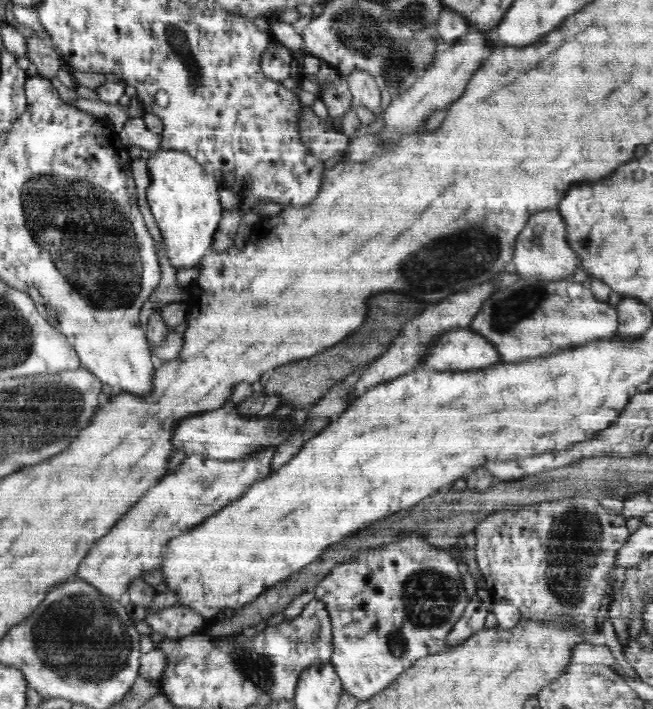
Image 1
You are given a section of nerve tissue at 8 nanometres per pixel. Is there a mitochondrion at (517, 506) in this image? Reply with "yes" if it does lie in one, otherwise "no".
no

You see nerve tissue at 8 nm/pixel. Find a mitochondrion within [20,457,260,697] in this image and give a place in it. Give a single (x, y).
(84, 638)

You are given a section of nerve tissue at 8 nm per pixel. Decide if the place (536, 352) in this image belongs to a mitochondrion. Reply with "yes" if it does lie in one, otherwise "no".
no

